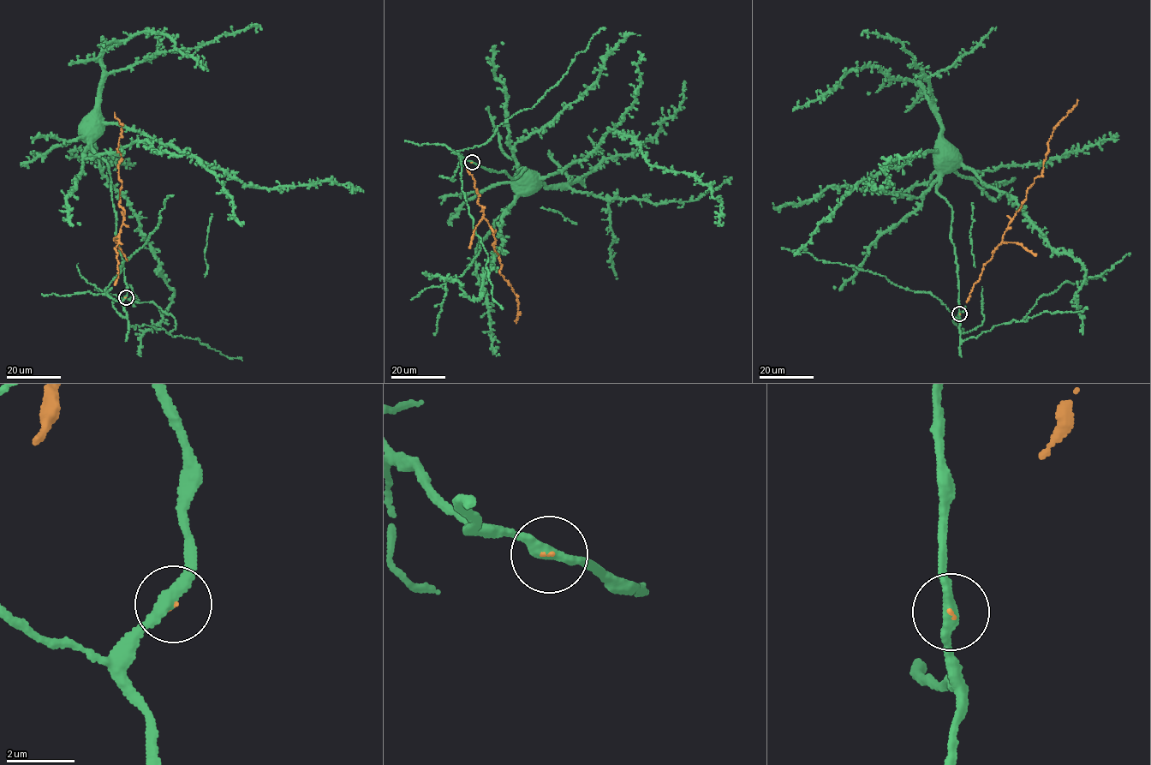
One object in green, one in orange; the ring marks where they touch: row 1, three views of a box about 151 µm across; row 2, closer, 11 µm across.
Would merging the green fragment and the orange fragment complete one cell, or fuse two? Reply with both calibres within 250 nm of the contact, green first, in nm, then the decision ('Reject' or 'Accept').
Thickness 340 nm (green) against 40 nm. Accept

